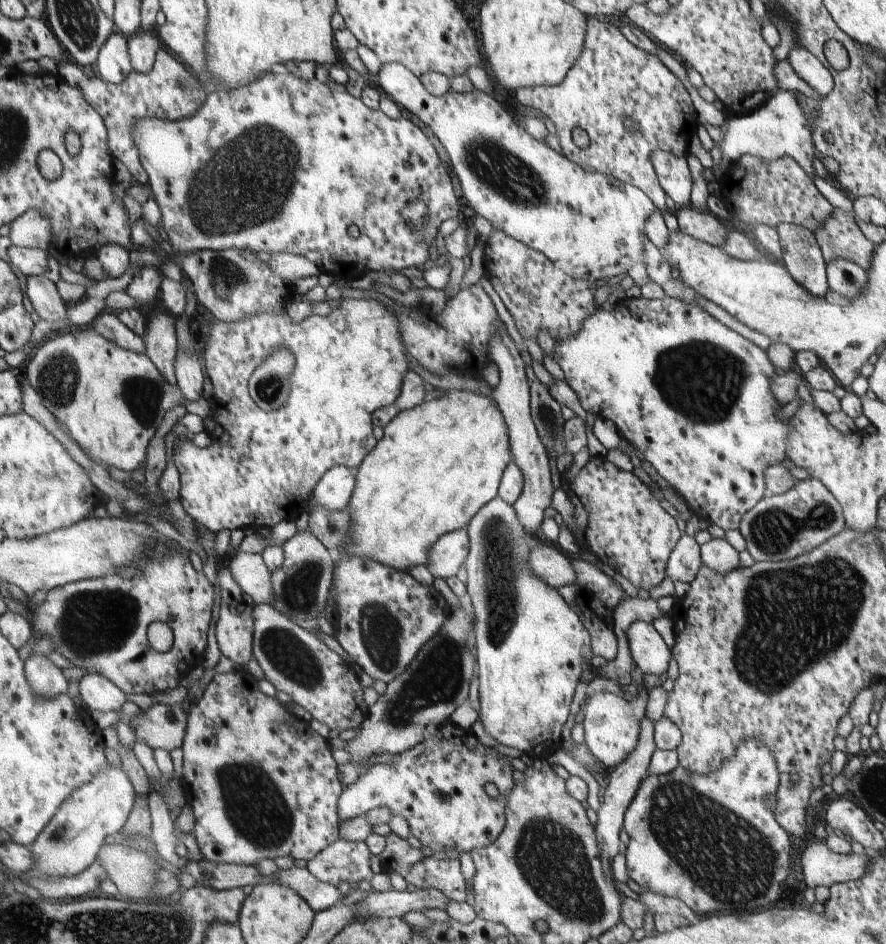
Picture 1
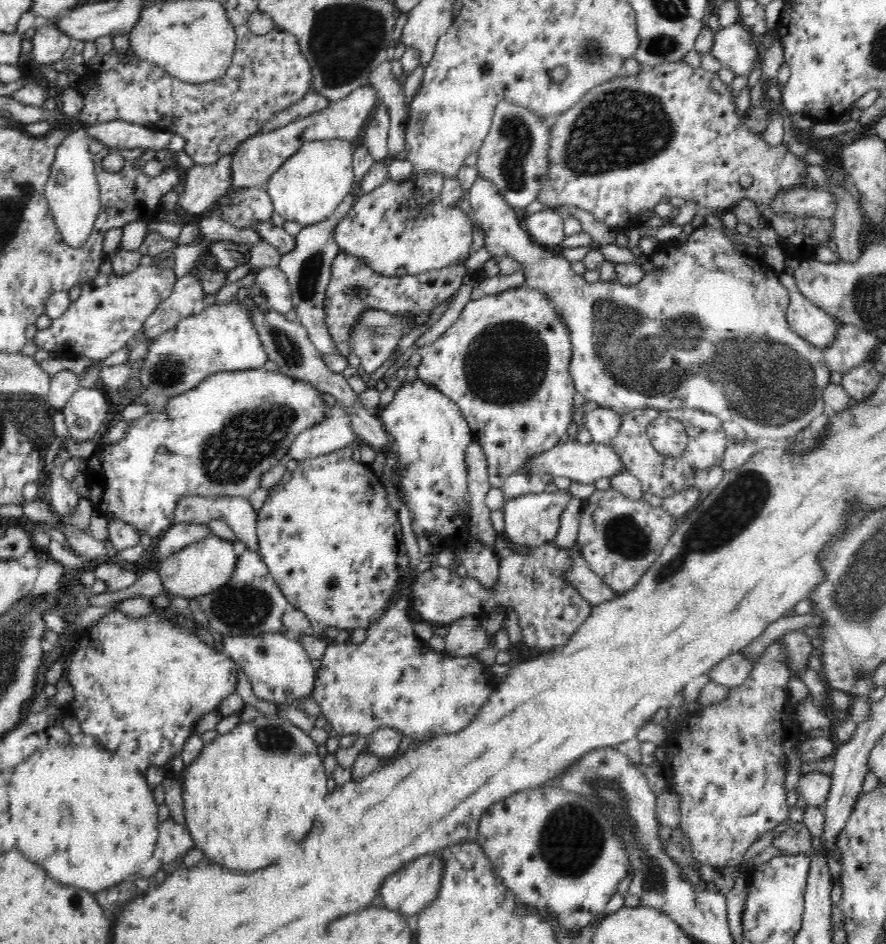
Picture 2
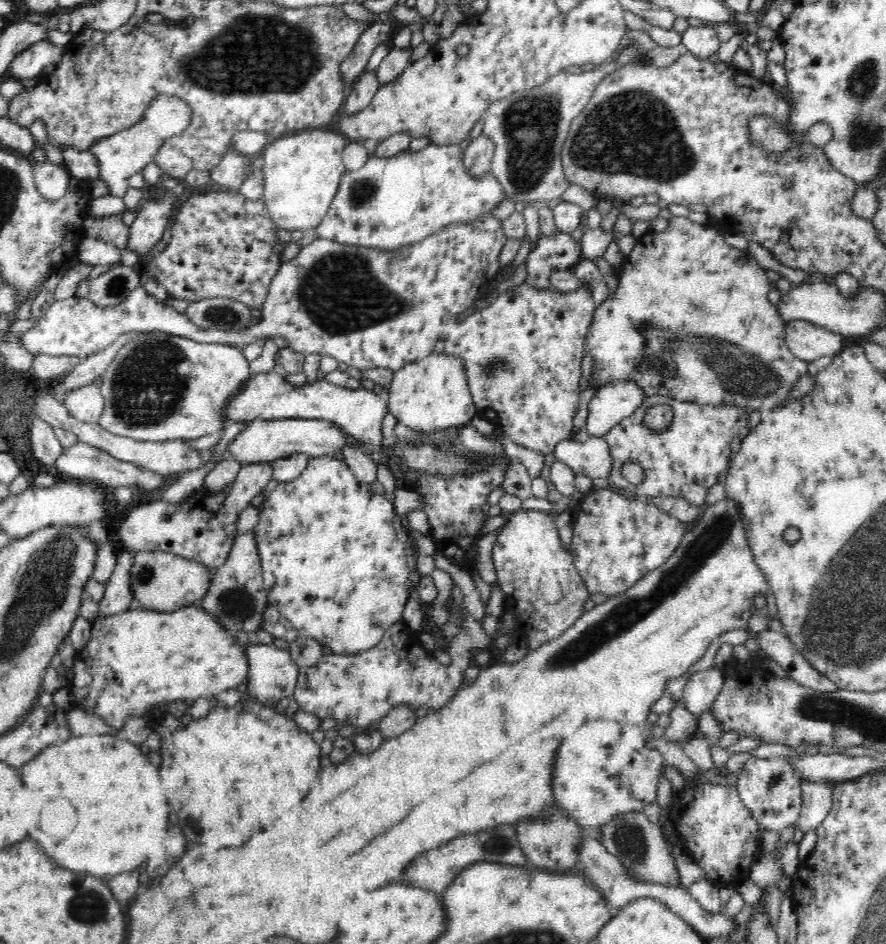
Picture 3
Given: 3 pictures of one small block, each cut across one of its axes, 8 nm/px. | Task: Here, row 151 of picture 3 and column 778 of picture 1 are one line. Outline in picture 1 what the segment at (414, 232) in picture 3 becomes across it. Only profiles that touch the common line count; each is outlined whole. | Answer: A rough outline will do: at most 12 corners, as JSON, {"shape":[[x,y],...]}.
{"shape":[[704,307],[599,308],[554,360],[725,531],[790,422]]}

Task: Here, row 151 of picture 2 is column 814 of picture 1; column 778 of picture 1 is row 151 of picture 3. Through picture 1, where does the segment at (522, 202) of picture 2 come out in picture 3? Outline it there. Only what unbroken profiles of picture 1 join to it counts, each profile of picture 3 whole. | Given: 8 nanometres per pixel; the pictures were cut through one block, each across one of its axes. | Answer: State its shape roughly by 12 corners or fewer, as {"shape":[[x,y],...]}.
{"shape":[[552,74],[486,108],[490,171],[507,198],[537,205],[570,183],[561,150],[602,77]]}

